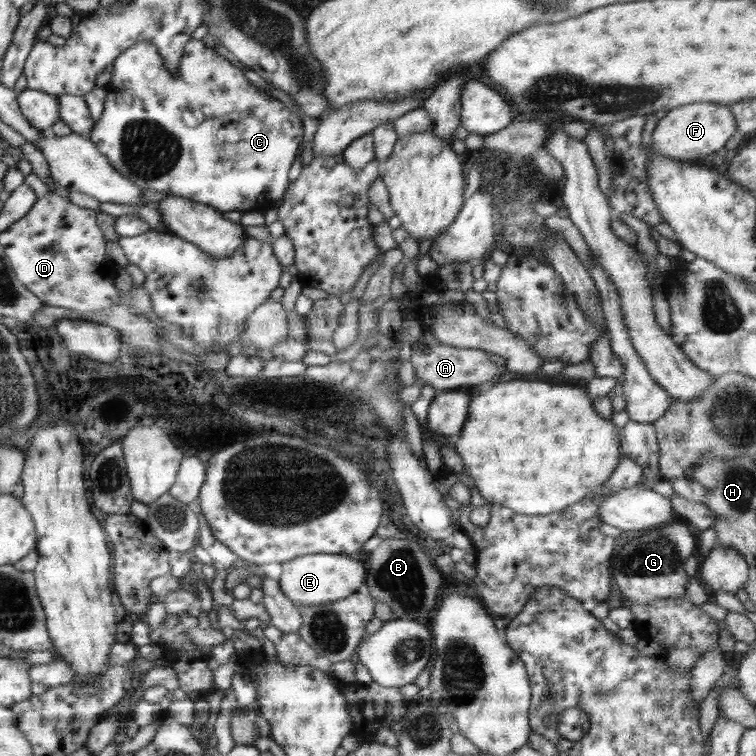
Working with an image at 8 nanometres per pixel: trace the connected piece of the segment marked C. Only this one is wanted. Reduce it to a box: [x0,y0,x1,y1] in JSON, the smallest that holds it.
[88,38,303,213]

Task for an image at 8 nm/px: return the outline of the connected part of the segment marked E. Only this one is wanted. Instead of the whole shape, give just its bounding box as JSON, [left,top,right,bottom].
[279,553,367,609]

